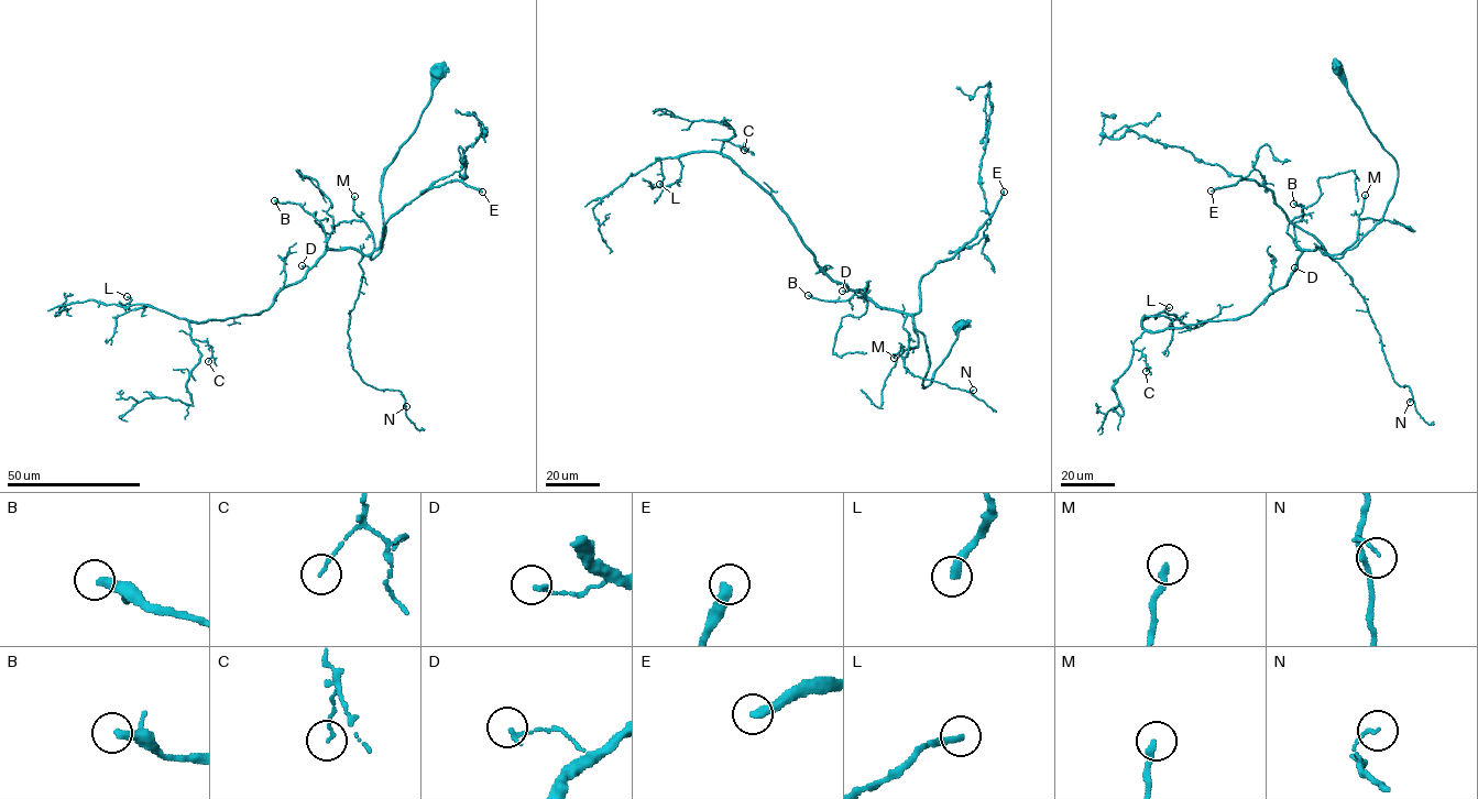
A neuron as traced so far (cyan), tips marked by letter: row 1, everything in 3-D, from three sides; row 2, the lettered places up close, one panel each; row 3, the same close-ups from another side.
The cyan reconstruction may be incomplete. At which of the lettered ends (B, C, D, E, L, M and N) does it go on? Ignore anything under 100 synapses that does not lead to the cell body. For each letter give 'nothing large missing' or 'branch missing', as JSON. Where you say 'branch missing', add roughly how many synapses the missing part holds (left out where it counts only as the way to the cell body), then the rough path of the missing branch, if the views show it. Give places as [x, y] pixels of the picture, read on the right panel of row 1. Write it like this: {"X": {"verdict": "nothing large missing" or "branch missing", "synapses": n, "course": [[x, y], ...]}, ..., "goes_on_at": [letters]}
{"B": {"verdict": "nothing large missing"}, "C": {"verdict": "nothing large missing"}, "D": {"verdict": "nothing large missing"}, "E": {"verdict": "branch missing", "synapses": 500}, "L": {"verdict": "nothing large missing"}, "M": {"verdict": "nothing large missing"}, "N": {"verdict": "nothing large missing"}, "goes_on_at": ["E"]}

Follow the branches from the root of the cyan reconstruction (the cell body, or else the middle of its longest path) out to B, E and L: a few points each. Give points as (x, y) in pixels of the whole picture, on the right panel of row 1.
B: (1340, 67), (1397, 163), (1393, 194), (1340, 258), (1296, 243), (1303, 215), (1293, 204)
E: (1340, 67), (1348, 94), (1398, 171), (1383, 217), (1357, 244), (1332, 258), (1255, 181), (1211, 190)
L: (1340, 67), (1397, 163), (1383, 217), (1340, 258), (1305, 250), (1249, 314), (1142, 328), (1169, 307)

